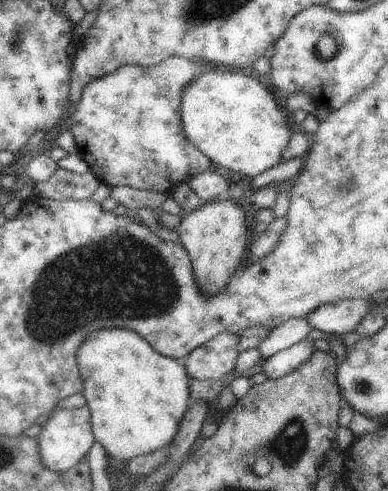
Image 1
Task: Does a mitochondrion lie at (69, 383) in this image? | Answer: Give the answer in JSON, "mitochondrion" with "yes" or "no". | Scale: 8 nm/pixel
{"mitochondrion":"no"}

